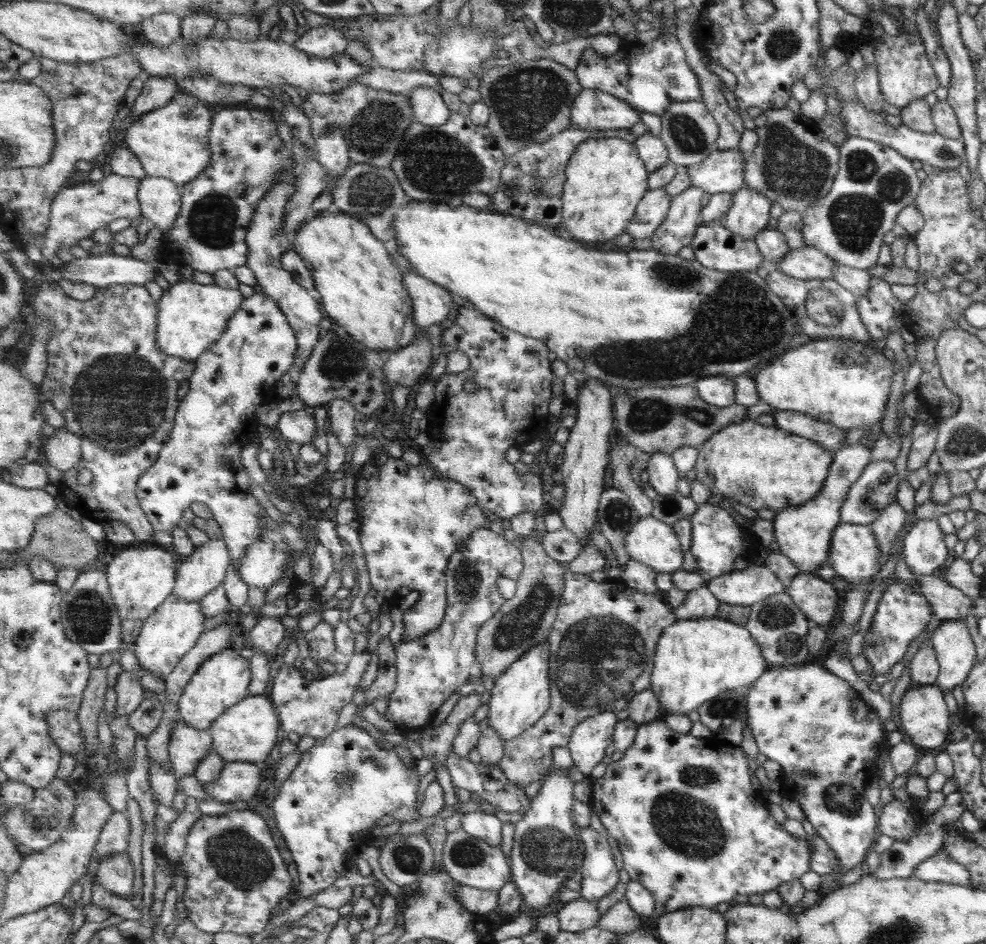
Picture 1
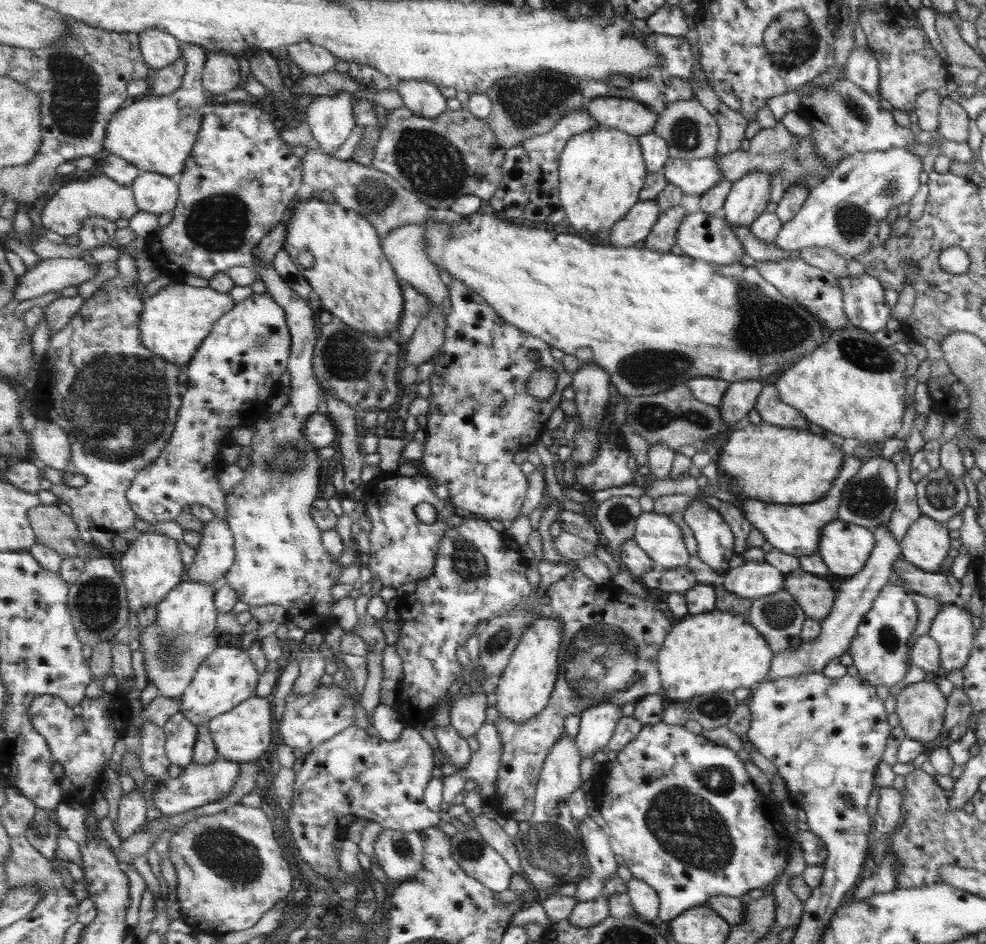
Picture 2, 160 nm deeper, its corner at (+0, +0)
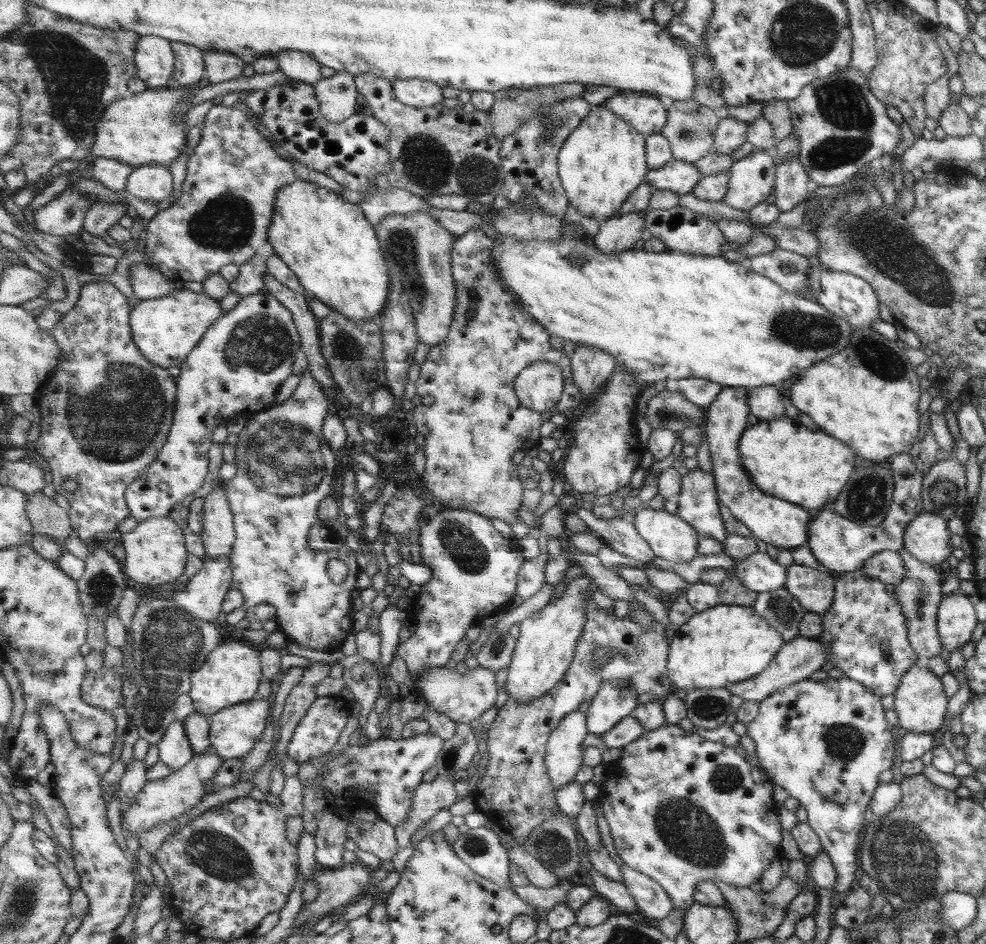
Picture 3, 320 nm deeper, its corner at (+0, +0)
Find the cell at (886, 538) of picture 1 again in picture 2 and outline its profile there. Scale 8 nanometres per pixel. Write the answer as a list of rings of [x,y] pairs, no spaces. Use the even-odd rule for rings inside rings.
[[[888,524],[870,531],[873,534],[873,547],[869,557],[859,573],[846,578],[845,582],[839,586],[832,607],[829,609],[827,616],[820,622],[820,633],[811,642],[803,642],[797,648],[787,648],[781,654],[772,656],[765,679],[783,678],[784,676],[795,676],[807,672],[820,672],[827,662],[838,658],[847,651],[851,639],[856,633],[858,622],[869,610],[879,590],[889,582],[893,568],[892,564],[900,555],[899,544],[891,537]]]

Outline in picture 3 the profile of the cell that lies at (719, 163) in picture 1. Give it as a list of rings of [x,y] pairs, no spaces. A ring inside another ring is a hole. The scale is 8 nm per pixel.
[[[673,158],[664,168],[649,170],[646,183],[654,189],[671,190],[684,195],[693,192],[702,176],[691,162]]]

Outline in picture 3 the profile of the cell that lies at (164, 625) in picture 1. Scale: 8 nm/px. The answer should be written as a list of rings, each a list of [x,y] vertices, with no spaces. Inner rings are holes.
[[[206,557],[204,560],[199,573],[187,580],[183,590],[171,593],[170,599],[194,614],[195,618],[211,623],[224,612],[224,600],[233,588],[233,572],[227,558],[215,560]]]

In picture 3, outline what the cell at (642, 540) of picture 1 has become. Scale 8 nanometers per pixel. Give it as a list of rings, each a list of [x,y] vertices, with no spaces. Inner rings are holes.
[[[641,508],[632,523],[649,542],[658,560],[679,563],[693,561],[697,533],[684,519],[665,510]]]

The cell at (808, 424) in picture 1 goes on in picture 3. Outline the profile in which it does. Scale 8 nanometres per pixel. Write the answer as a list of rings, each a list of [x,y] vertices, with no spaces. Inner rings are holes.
[[[765,385],[747,390],[748,406],[755,418],[759,421],[766,421],[785,416],[781,401],[781,388]]]

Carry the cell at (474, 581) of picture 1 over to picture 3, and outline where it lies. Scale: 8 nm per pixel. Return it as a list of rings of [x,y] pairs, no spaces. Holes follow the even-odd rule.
[[[455,507],[440,511],[435,517],[427,520],[421,533],[423,564],[433,571],[433,578],[420,588],[421,595],[411,603],[410,619],[416,626],[414,634],[398,647],[398,656],[407,664],[415,684],[422,679],[425,671],[445,668],[449,664],[455,646],[467,636],[467,630],[471,626],[478,625],[487,616],[508,609],[509,602],[517,593],[521,567],[526,562],[518,542],[503,538],[501,532],[495,530],[493,522],[477,511]]]

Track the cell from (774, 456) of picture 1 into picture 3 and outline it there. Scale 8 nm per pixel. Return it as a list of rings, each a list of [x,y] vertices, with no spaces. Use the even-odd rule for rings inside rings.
[[[786,416],[757,421],[746,428],[749,430],[744,430],[740,437],[741,450],[739,450],[738,441],[741,460],[745,458],[745,466],[743,467],[746,473],[753,474],[751,479],[761,492],[775,496],[775,498],[783,498],[787,502],[793,502],[805,510],[816,511],[830,507],[855,469],[853,465],[855,454],[849,450],[848,446],[832,436],[827,436],[827,434],[811,432],[811,429],[807,429]]]

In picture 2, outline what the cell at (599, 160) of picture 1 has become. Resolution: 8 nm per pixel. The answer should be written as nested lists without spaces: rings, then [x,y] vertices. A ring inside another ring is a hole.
[[[599,125],[595,130],[571,137],[560,156],[560,199],[566,210],[566,220],[579,232],[606,234],[640,201],[640,192],[645,188],[648,175],[644,150],[640,137],[618,128]]]

